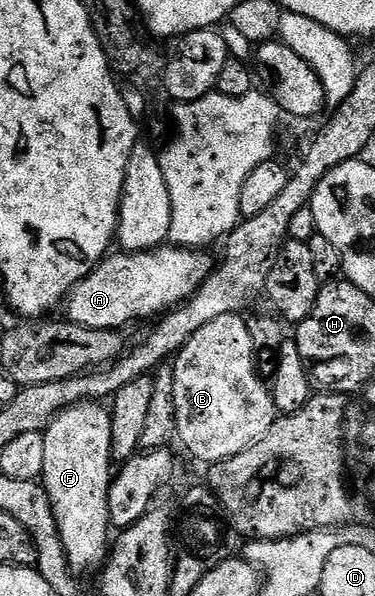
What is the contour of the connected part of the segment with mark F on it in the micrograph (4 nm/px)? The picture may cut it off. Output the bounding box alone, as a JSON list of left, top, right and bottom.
[41,404,113,576]

